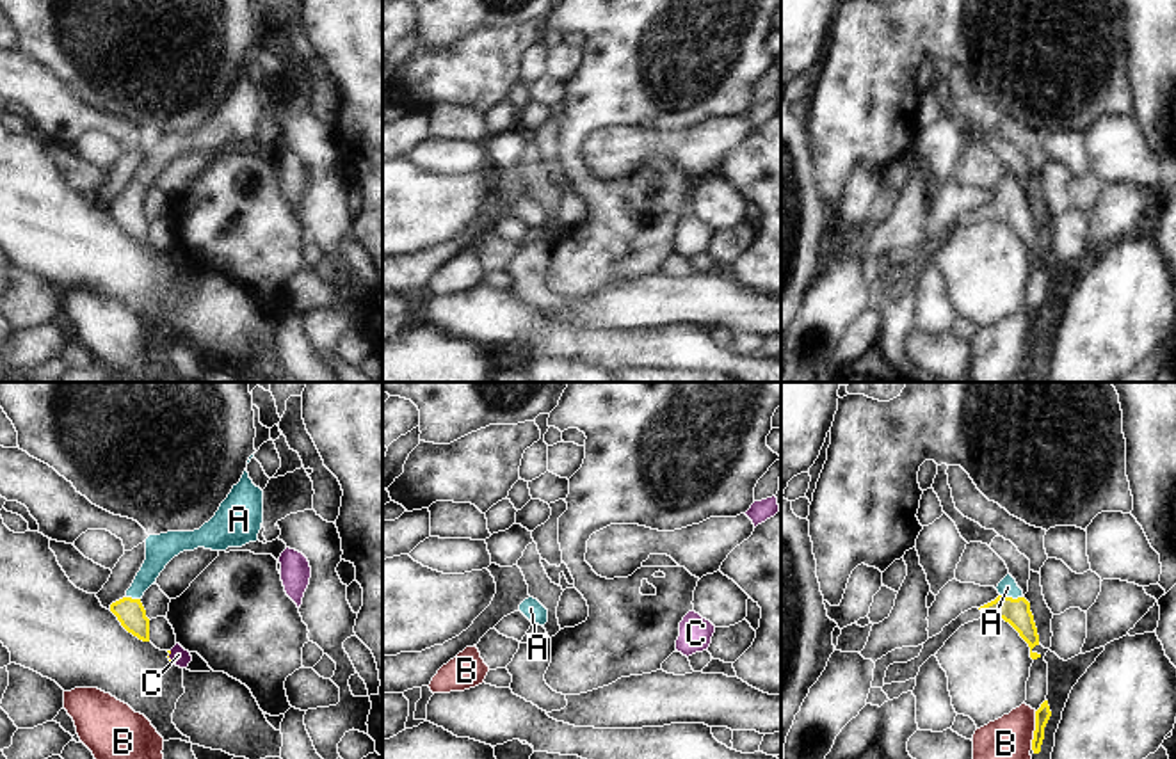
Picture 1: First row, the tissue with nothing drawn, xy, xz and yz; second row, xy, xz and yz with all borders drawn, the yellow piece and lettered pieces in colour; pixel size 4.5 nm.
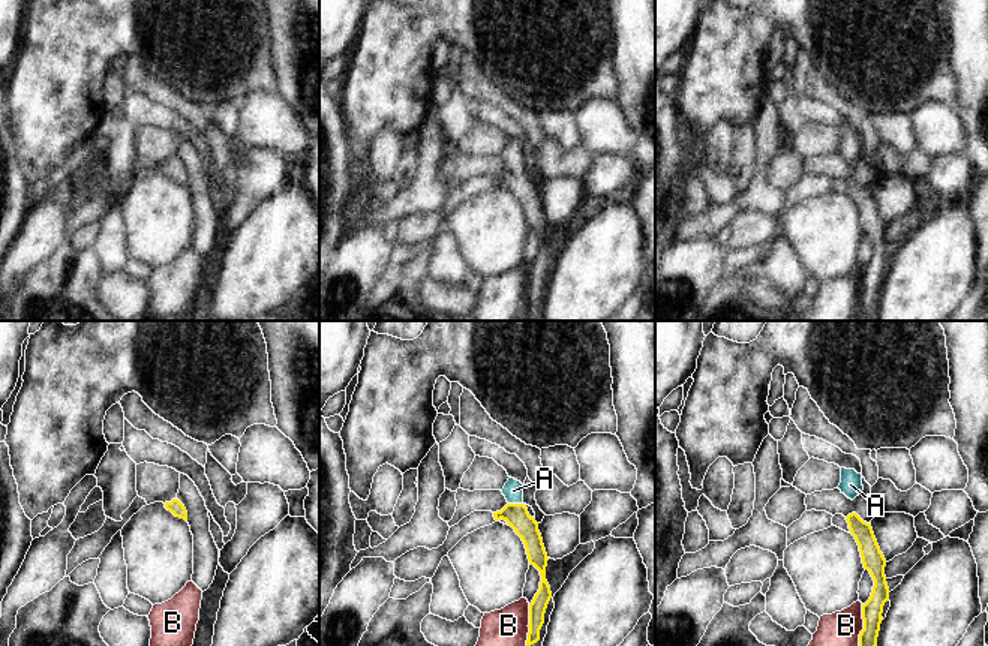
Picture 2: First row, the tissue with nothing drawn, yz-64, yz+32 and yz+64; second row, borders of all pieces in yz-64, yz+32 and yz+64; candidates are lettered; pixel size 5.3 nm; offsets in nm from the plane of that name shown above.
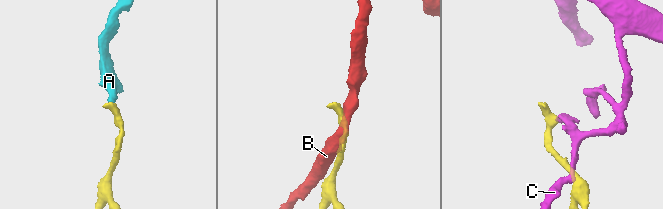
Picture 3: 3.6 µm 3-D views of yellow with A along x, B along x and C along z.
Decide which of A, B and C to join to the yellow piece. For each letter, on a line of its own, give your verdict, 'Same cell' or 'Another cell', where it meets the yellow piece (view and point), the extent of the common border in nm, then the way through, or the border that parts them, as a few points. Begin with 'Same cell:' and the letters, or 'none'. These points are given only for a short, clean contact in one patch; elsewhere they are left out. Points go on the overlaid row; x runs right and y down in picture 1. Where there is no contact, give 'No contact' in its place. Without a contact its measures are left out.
Same cell: A
A: Same cell. Touches yellow at yz (1011, 598). Shared border 110 nm. Path across: yz (1016, 612), (1011, 607), (1011, 598), (1007, 587)
B: Another cell. Touches yellow at yz (1034, 731). Shared border 180 nm. Boundary: yz (1036, 711), (1031, 749)
C: Another cell. Touches yellow at xy (168, 656). Shared border 50 nm. Boundary: xy (169, 651), (171, 660).

